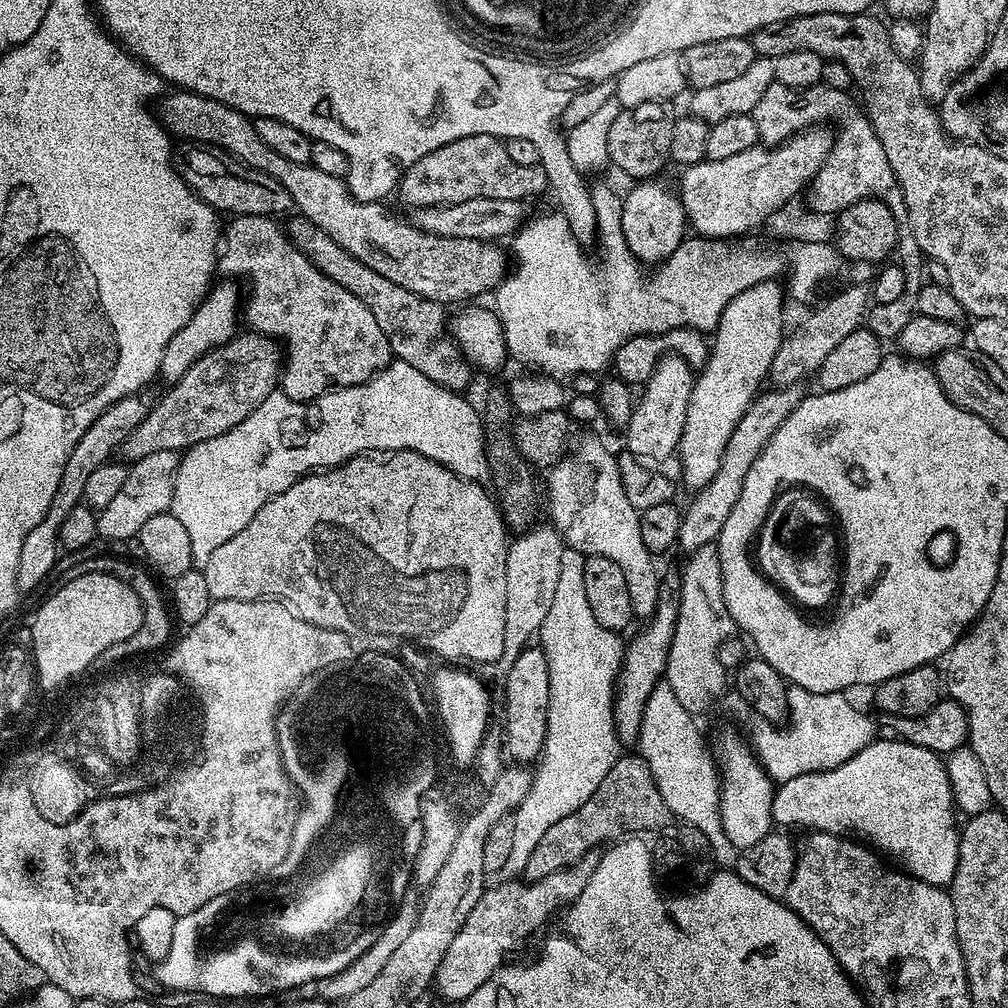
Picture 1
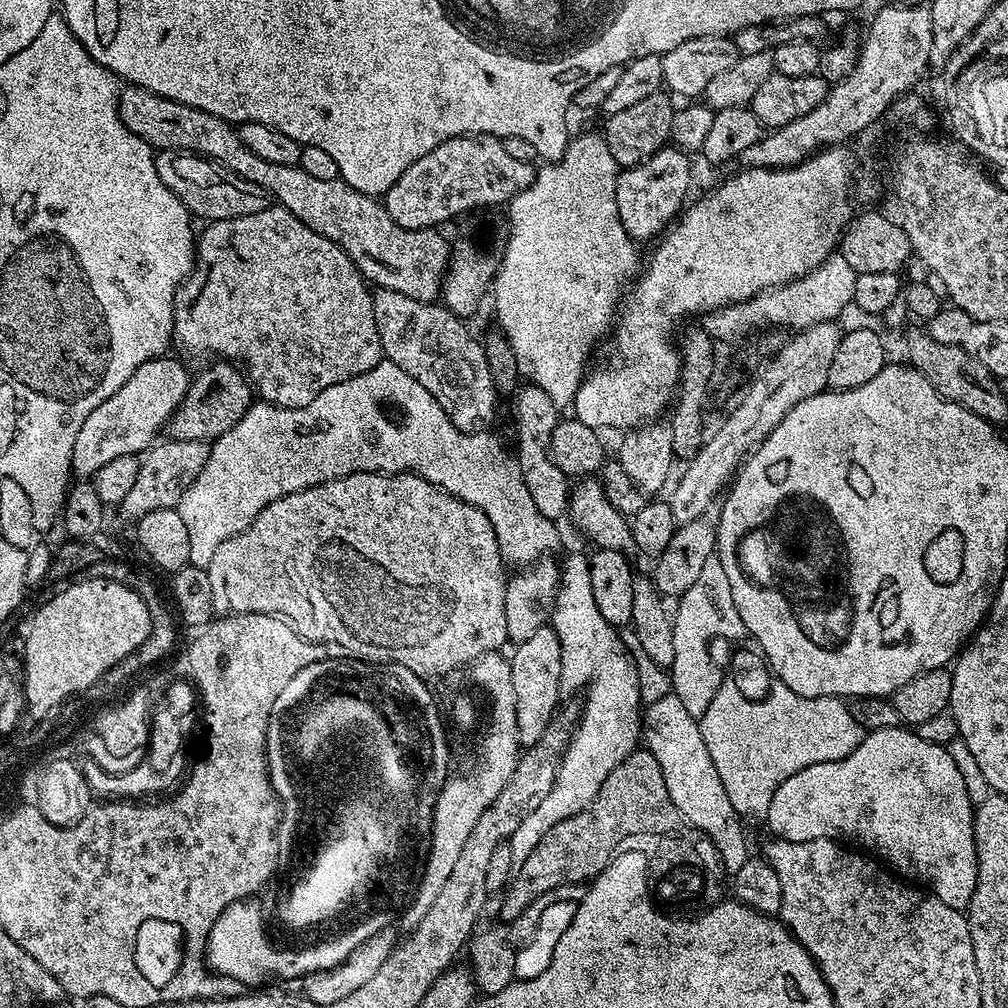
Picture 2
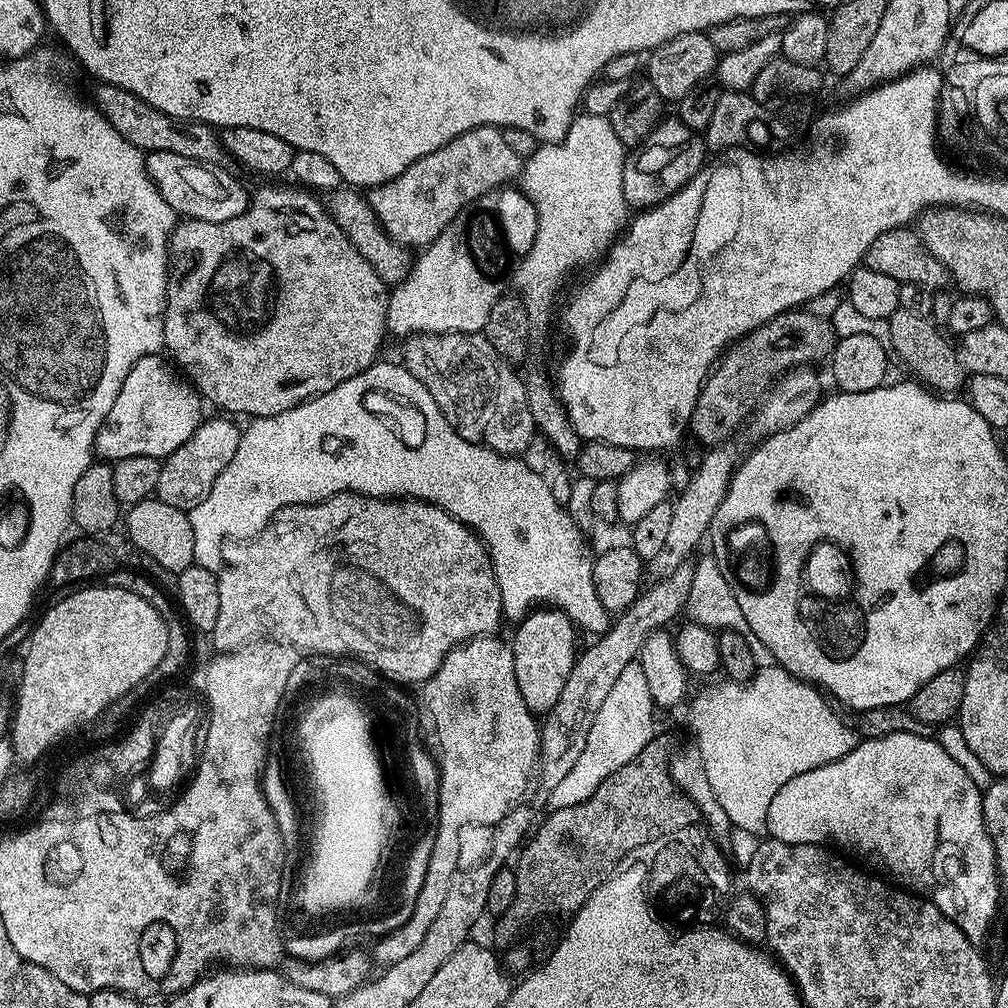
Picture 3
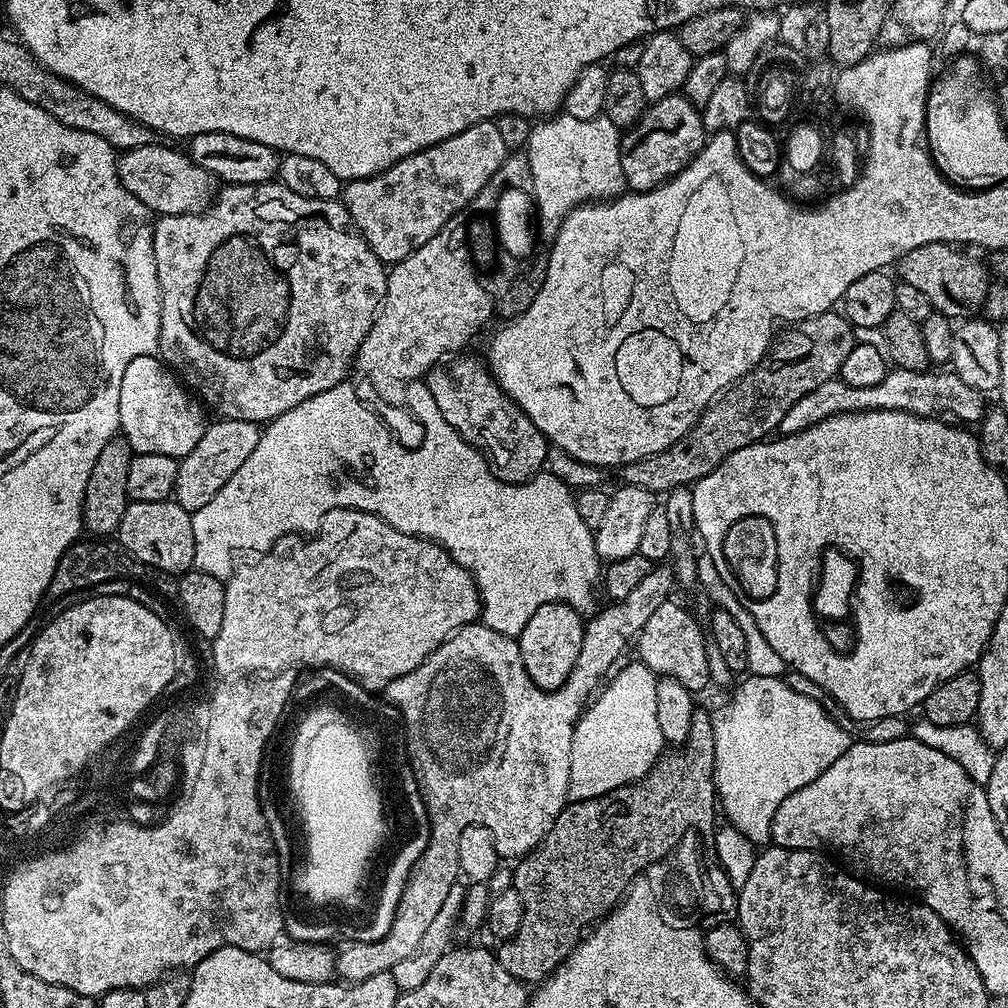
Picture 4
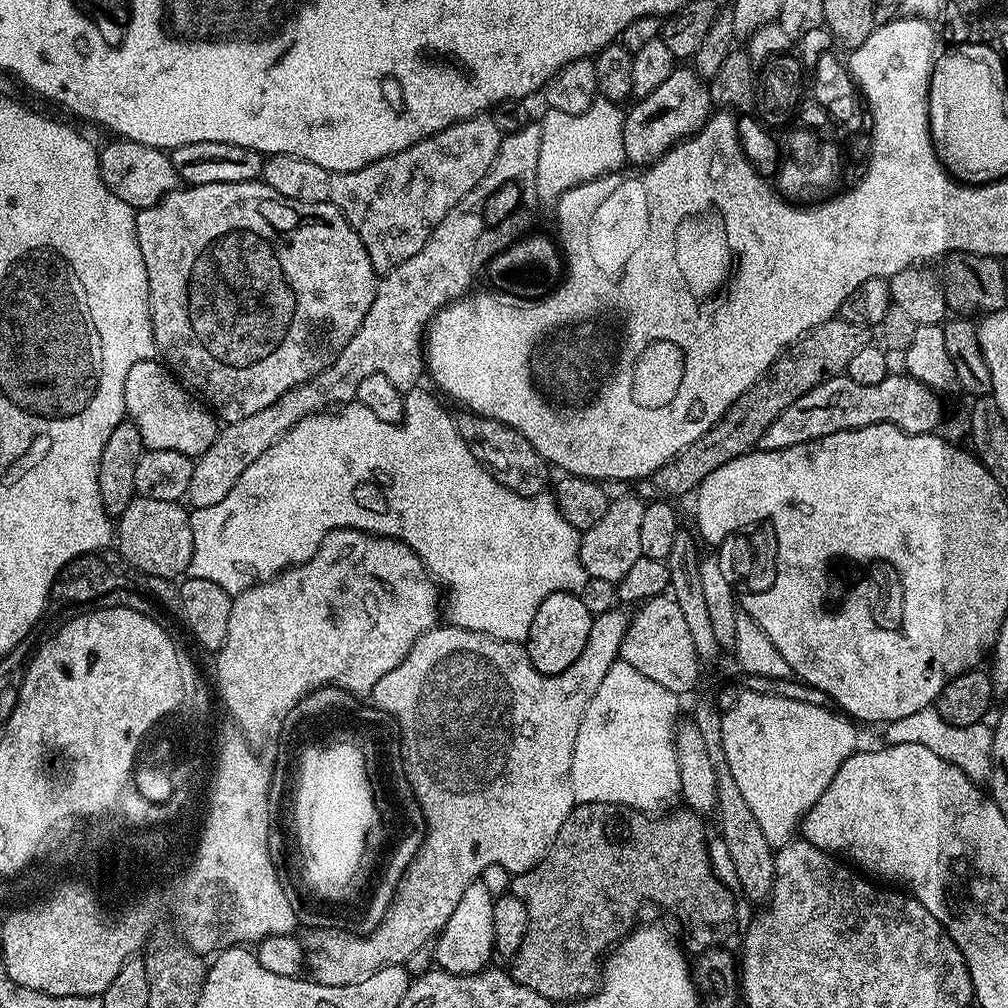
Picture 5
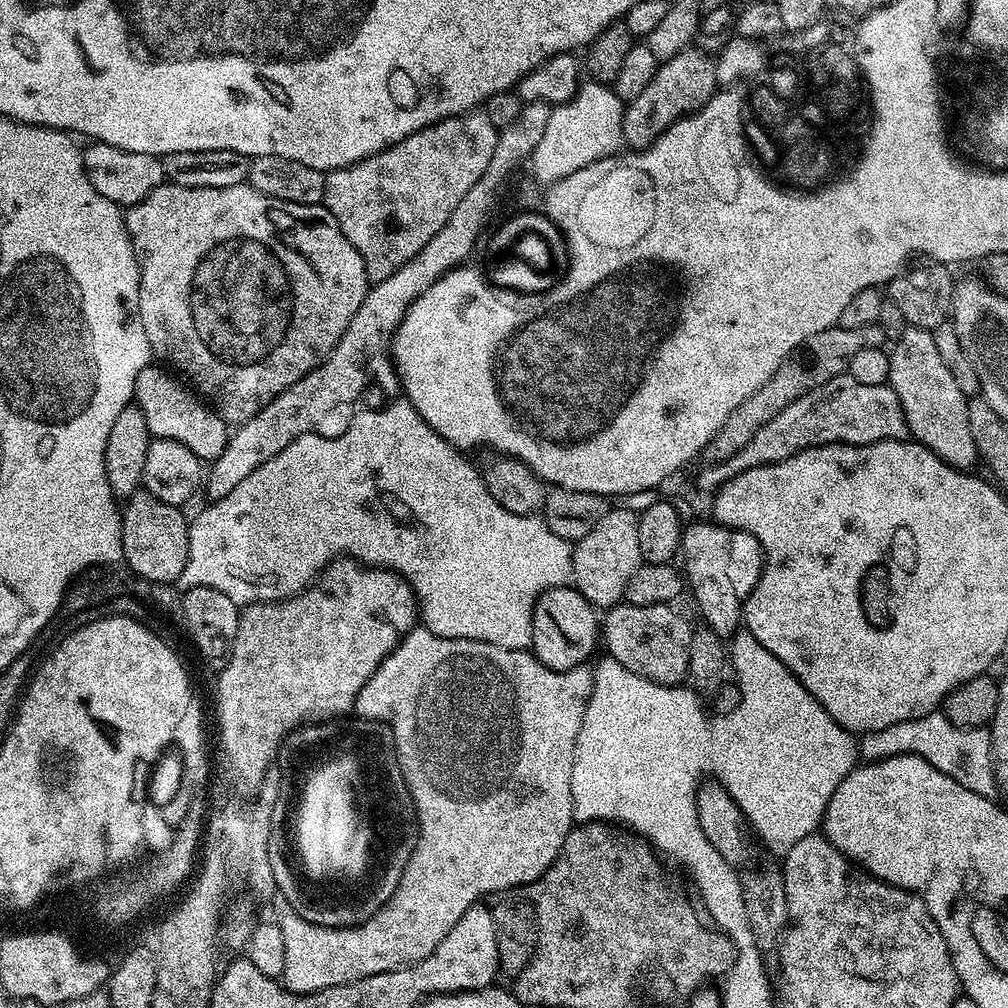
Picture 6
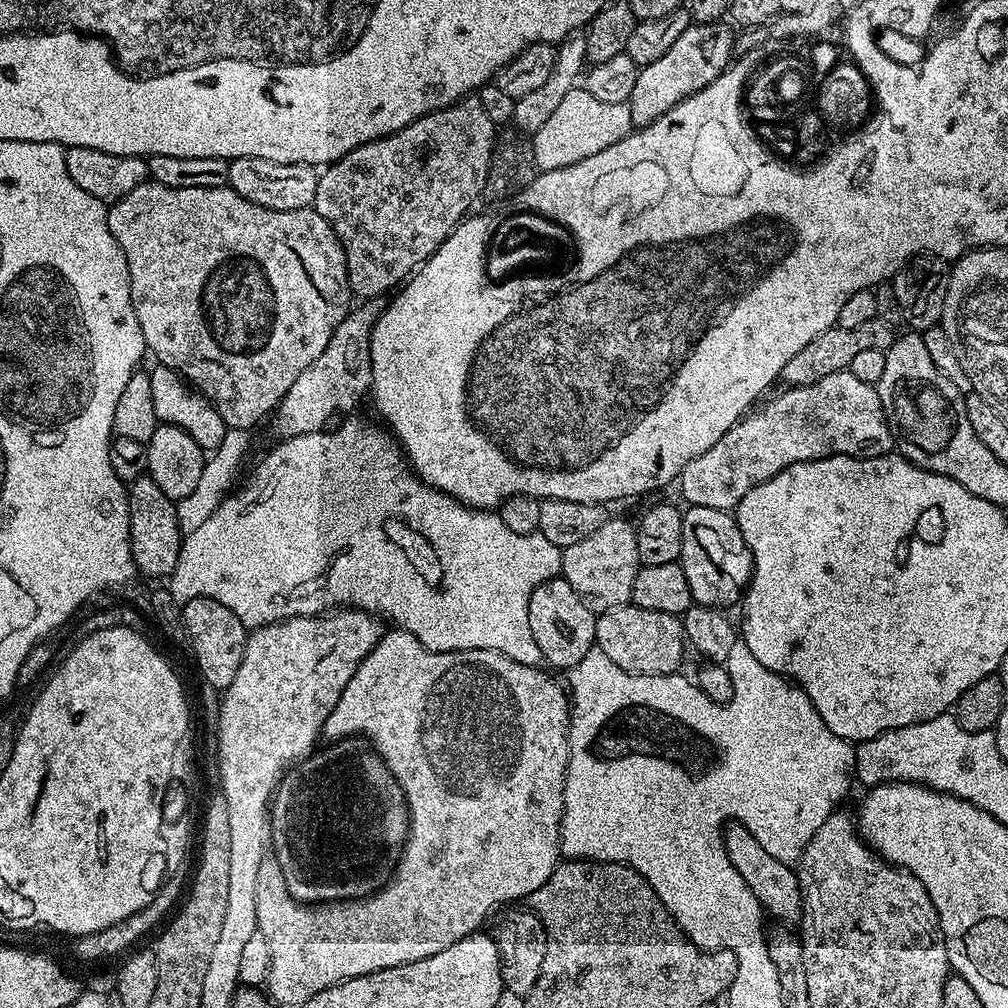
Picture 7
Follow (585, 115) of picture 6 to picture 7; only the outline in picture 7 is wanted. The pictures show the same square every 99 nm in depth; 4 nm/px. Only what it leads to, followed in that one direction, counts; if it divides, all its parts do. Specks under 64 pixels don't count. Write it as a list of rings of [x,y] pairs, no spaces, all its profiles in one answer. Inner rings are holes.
[[[574,86],[570,94],[562,98],[554,114],[550,114],[542,130],[531,137],[534,162],[540,172],[574,166],[574,162],[582,162],[582,158],[594,158],[598,150],[614,146],[614,142],[626,138],[631,131],[633,126],[628,104],[598,102],[598,98],[594,98],[594,94],[587,92],[584,87]]]

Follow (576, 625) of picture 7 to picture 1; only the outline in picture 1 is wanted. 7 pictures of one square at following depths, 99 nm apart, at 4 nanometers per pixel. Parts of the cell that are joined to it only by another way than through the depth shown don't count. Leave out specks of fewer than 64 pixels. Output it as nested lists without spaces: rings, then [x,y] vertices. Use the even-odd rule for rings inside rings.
[[[527,646],[518,654],[505,686],[505,704],[502,717],[503,742],[507,755],[517,765],[528,766],[539,761],[544,751],[548,729],[548,703],[550,702],[550,670],[546,654],[539,646]]]

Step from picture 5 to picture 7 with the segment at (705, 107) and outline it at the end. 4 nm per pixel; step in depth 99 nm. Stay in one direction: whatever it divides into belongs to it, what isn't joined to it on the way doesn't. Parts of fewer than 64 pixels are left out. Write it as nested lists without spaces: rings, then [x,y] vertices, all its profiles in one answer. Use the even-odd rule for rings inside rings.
[[[724,22],[689,24],[674,41],[674,46],[670,46],[670,50],[662,54],[662,58],[640,68],[627,103],[630,106],[633,129],[639,130],[647,124],[653,124],[658,118],[662,118],[662,114],[666,114],[666,110],[678,106],[678,102],[690,98],[690,94],[710,86],[710,82],[714,82],[718,74],[725,72],[733,59],[734,32]]]

